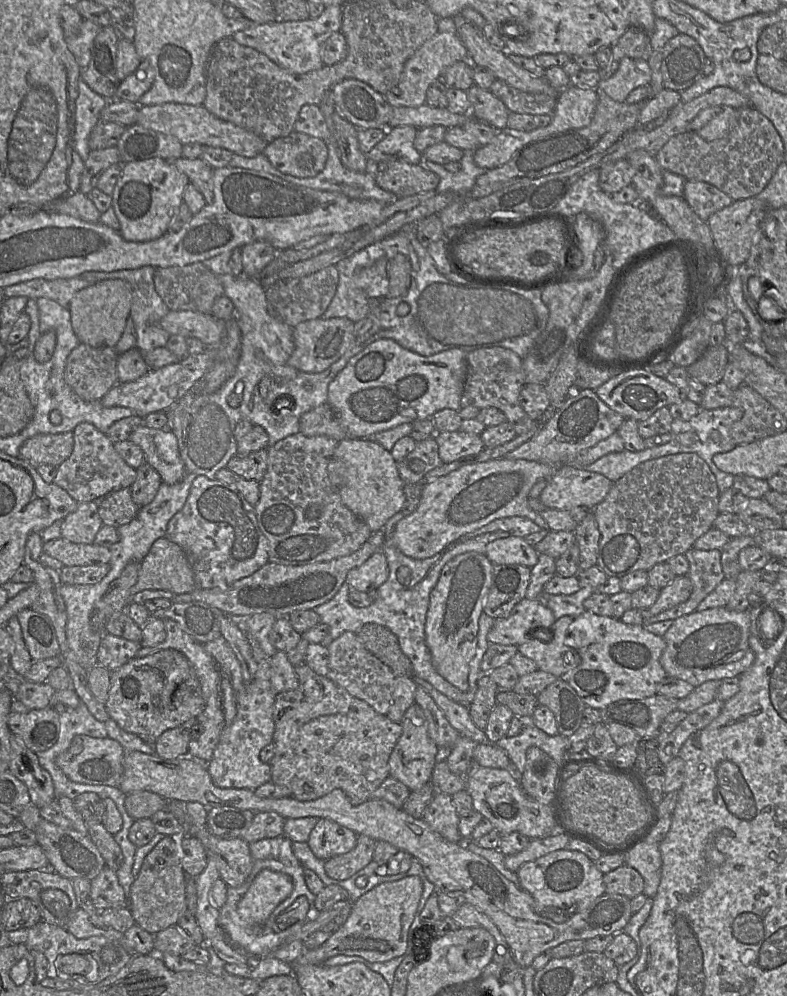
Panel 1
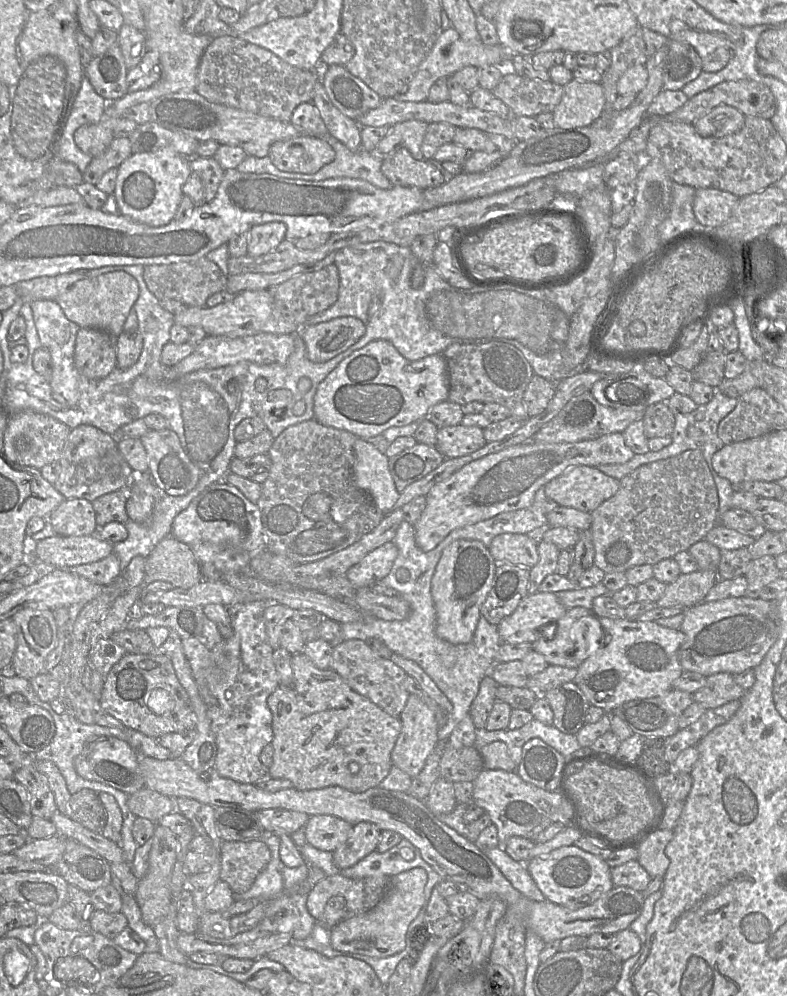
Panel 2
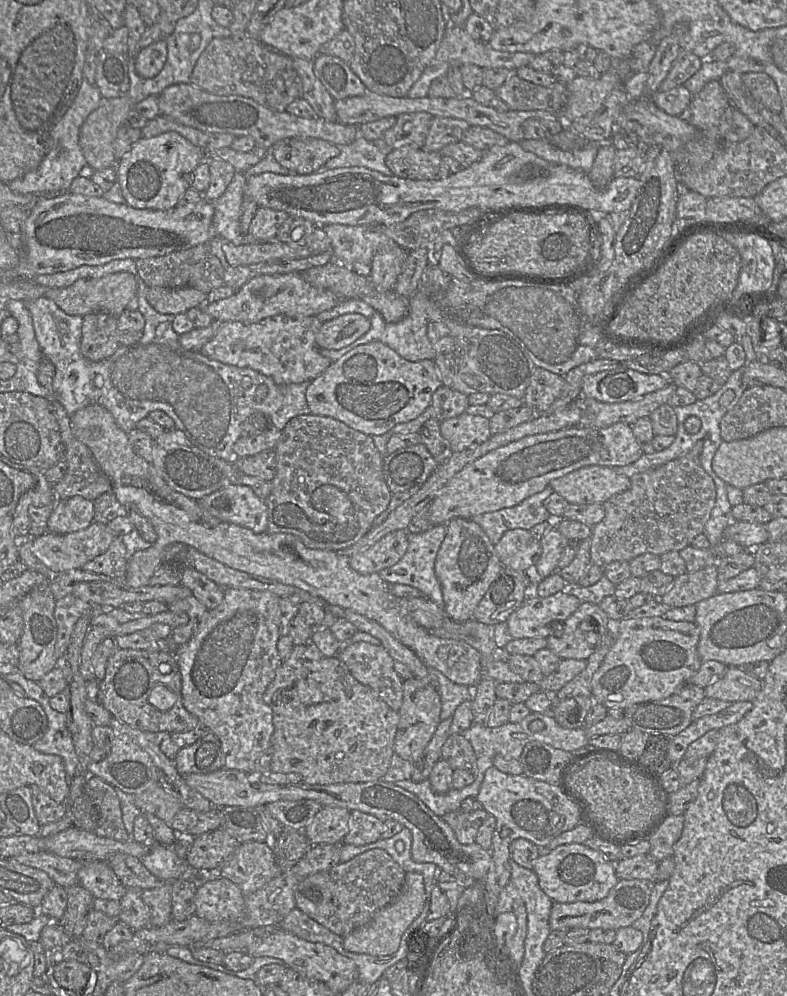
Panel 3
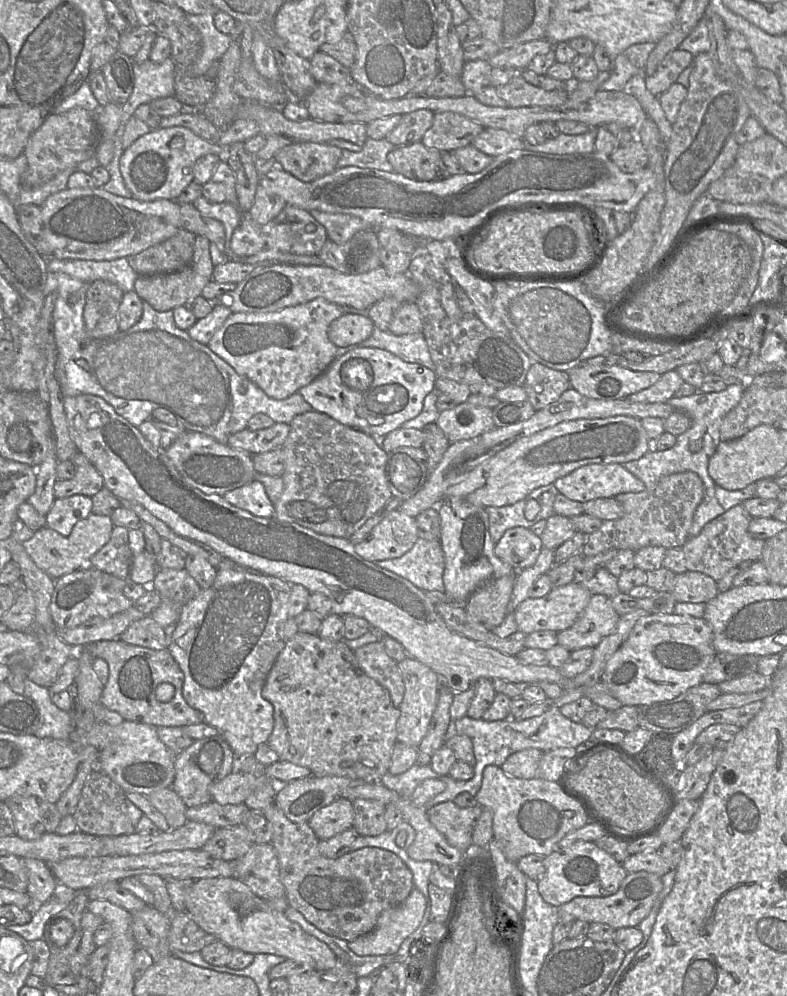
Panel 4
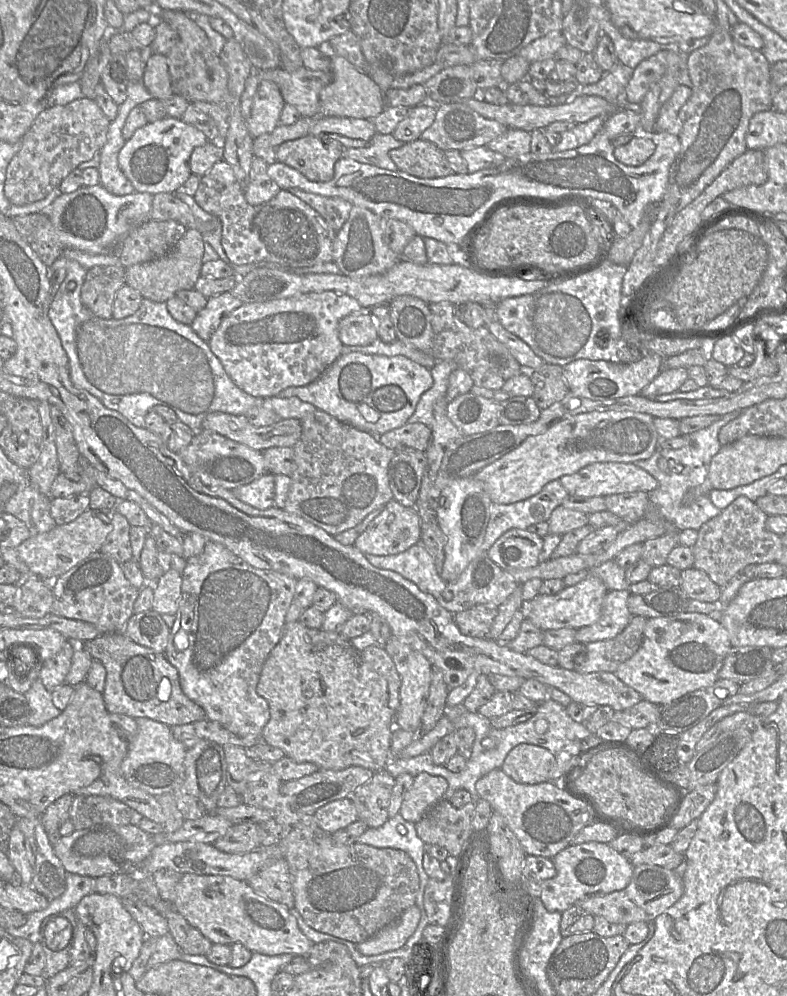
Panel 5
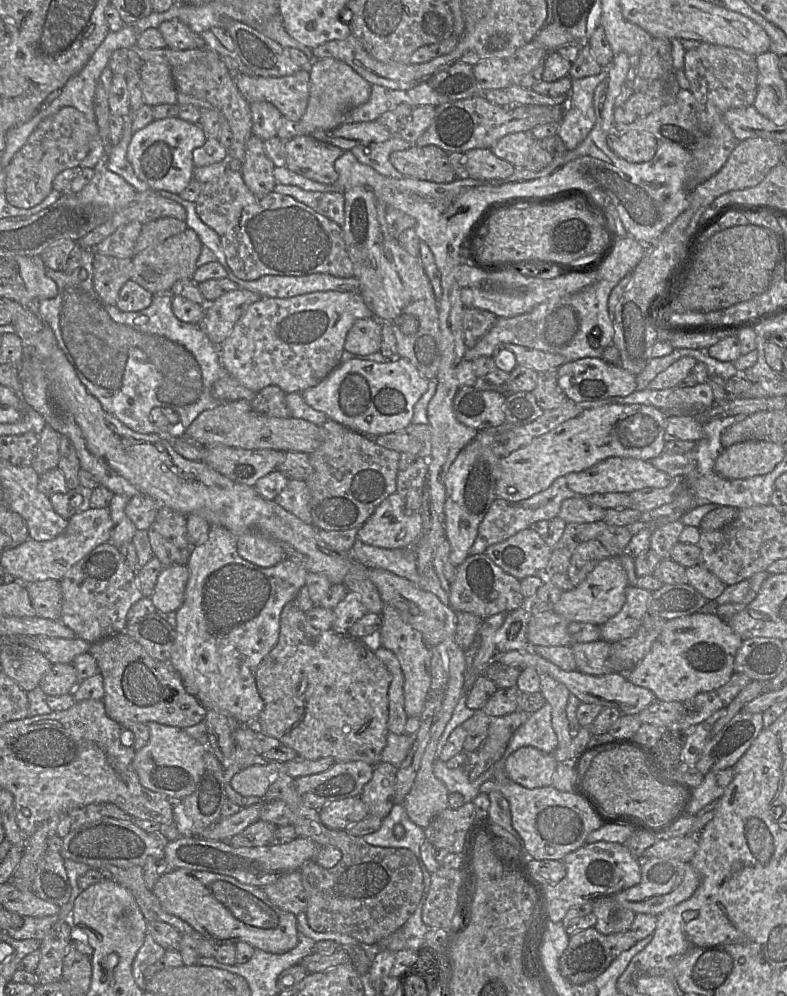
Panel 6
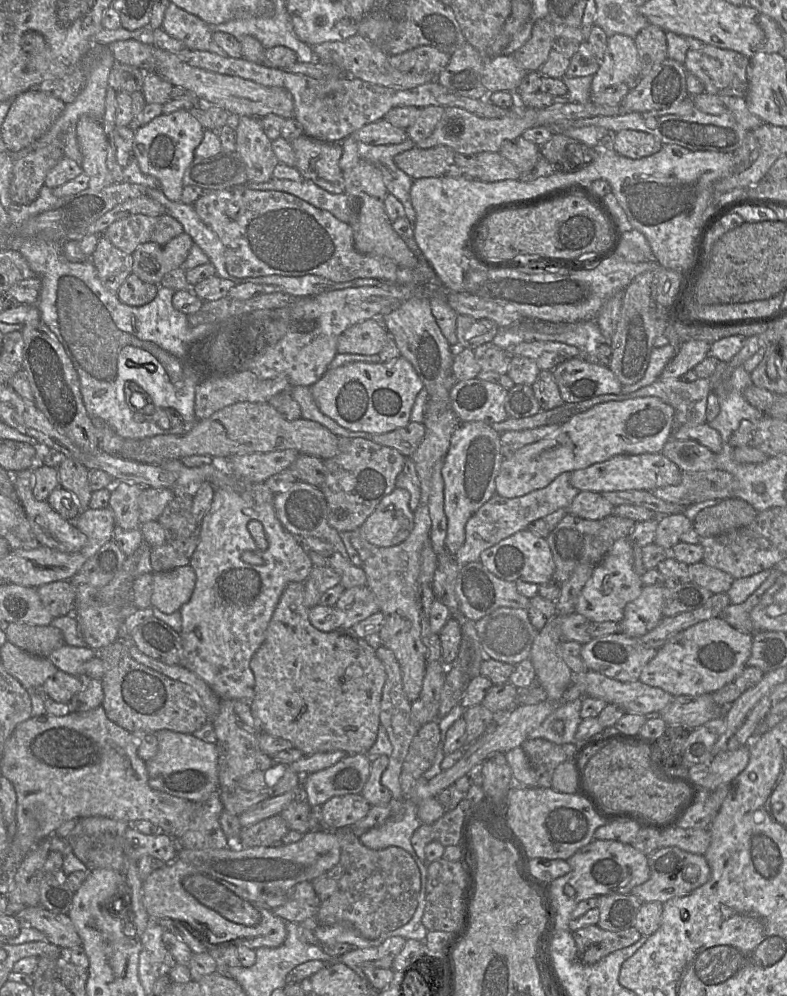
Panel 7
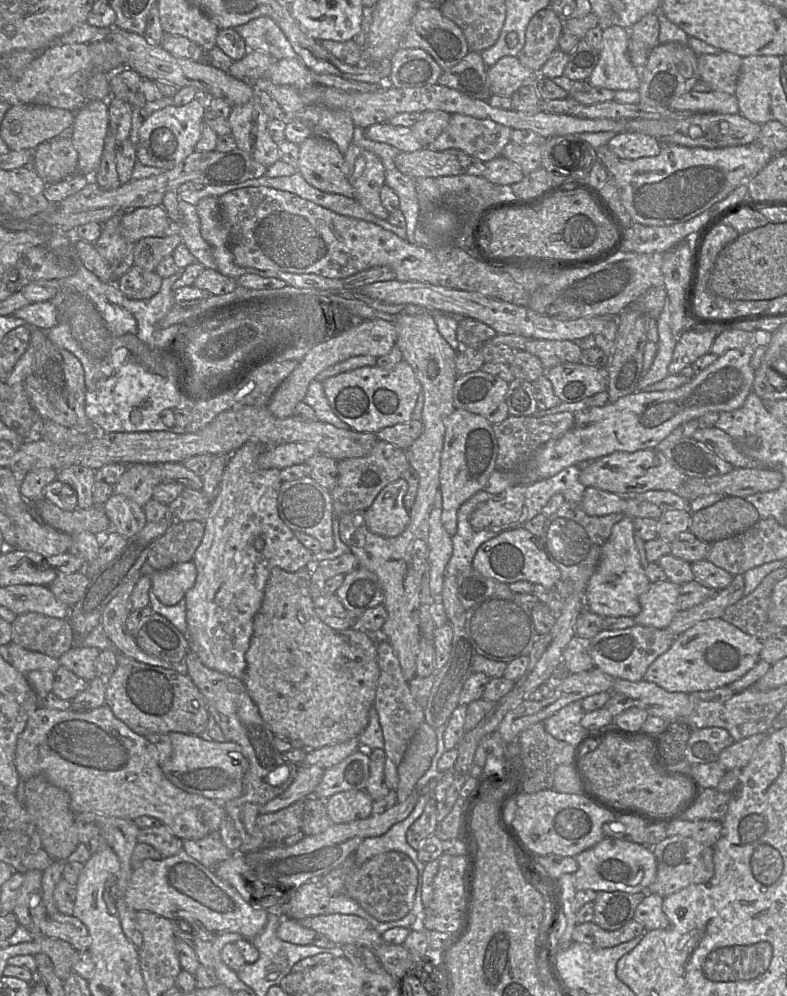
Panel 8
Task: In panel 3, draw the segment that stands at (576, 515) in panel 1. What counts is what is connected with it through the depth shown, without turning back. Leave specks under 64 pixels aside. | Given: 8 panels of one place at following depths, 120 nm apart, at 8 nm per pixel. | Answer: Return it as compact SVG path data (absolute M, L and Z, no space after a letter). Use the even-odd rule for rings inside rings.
M590 465L554 479L549 486L569 504L603 504L630 488L630 478L611 467Z

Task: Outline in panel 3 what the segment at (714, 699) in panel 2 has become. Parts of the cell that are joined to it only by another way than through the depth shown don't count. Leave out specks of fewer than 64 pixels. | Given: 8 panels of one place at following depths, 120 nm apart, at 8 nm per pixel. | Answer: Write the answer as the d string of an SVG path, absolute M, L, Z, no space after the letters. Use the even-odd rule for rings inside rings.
M729 667L724 675L704 688L705 697L728 702L754 701L762 689L762 680L742 667Z

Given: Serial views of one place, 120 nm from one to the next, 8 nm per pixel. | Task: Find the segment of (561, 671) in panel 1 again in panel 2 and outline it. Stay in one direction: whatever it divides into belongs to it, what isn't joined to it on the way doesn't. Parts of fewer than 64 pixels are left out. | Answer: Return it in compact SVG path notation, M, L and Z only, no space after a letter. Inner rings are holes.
M585 607L567 609L556 622L554 637L540 637L532 643L532 648L542 654L549 665L577 669L596 651L596 640L599 640L597 618Z

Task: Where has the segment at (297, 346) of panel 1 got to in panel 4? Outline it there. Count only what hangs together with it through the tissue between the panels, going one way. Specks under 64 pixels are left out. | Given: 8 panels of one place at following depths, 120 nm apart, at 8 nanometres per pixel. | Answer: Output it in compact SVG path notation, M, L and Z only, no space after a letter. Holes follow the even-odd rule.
M345 312L330 324L328 337L334 345L342 348L367 340L374 328L375 325L368 316Z

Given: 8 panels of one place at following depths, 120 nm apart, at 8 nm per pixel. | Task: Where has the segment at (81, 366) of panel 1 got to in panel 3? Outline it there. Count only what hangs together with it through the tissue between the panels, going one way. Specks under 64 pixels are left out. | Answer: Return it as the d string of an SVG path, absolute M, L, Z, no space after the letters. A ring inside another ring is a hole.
M106 312L83 316L80 351L86 359L92 362L106 360L119 347L117 316Z

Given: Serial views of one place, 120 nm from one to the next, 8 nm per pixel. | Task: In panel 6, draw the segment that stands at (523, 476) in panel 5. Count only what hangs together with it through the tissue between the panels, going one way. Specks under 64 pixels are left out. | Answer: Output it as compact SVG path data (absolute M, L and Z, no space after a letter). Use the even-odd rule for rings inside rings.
M609 404L585 410L498 462L497 498L518 502L547 489L555 479L609 457L649 461L663 452L666 414L651 405Z

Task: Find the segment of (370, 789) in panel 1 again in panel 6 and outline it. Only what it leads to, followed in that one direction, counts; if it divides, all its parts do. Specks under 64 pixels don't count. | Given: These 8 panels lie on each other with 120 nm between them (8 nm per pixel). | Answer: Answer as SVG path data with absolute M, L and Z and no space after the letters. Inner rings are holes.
M289 601L283 608L280 615L279 638L273 649L263 658L257 667L256 675L257 690L264 701L264 708L254 721L257 729L267 736L274 737L281 742L281 745L290 747L297 752L298 756L307 760L315 760L322 757L332 757L336 762L363 761L376 765L380 761L381 753L386 746L388 721L388 689L391 682L391 675L386 666L375 656L361 640L361 638L350 635L347 631L319 630L312 627L306 614L301 611L295 601Z

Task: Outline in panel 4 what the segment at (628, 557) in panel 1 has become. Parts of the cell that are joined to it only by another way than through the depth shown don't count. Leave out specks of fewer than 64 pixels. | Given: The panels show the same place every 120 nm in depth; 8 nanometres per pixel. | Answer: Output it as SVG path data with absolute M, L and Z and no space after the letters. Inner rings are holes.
M691 471L662 477L652 490L619 494L615 498L623 508L622 516L603 521L598 530L587 535L581 553L586 557L609 549L637 551L647 546L682 547L689 538L693 516L703 495L703 482Z

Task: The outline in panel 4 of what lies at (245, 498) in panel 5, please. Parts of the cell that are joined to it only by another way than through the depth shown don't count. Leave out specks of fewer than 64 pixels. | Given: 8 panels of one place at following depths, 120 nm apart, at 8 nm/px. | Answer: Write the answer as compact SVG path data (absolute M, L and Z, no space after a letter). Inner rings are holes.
M252 480L244 486L226 492L222 497L233 506L246 510L254 516L263 518L274 516L274 504L260 481Z

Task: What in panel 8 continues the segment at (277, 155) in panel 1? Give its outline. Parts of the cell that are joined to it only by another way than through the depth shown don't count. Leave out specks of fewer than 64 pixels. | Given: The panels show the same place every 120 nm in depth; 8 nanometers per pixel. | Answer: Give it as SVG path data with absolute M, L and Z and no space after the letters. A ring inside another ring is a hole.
M312 135L300 144L298 171L315 188L356 199L343 172L344 154L330 139Z

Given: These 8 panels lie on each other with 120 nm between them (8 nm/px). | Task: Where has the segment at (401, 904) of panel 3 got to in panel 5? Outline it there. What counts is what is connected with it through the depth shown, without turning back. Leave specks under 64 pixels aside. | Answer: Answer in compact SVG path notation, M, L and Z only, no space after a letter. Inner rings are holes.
M414 904L396 921L356 944L357 950L363 955L376 955L401 948L415 932L420 918L420 909Z

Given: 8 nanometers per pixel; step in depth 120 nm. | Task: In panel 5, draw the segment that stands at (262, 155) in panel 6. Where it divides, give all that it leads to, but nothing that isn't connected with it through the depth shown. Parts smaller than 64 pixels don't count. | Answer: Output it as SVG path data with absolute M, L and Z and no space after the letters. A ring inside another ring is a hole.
M254 157L252 160L249 183L245 189L245 198L250 205L266 203L281 190L278 184L268 176L268 166L259 157Z

